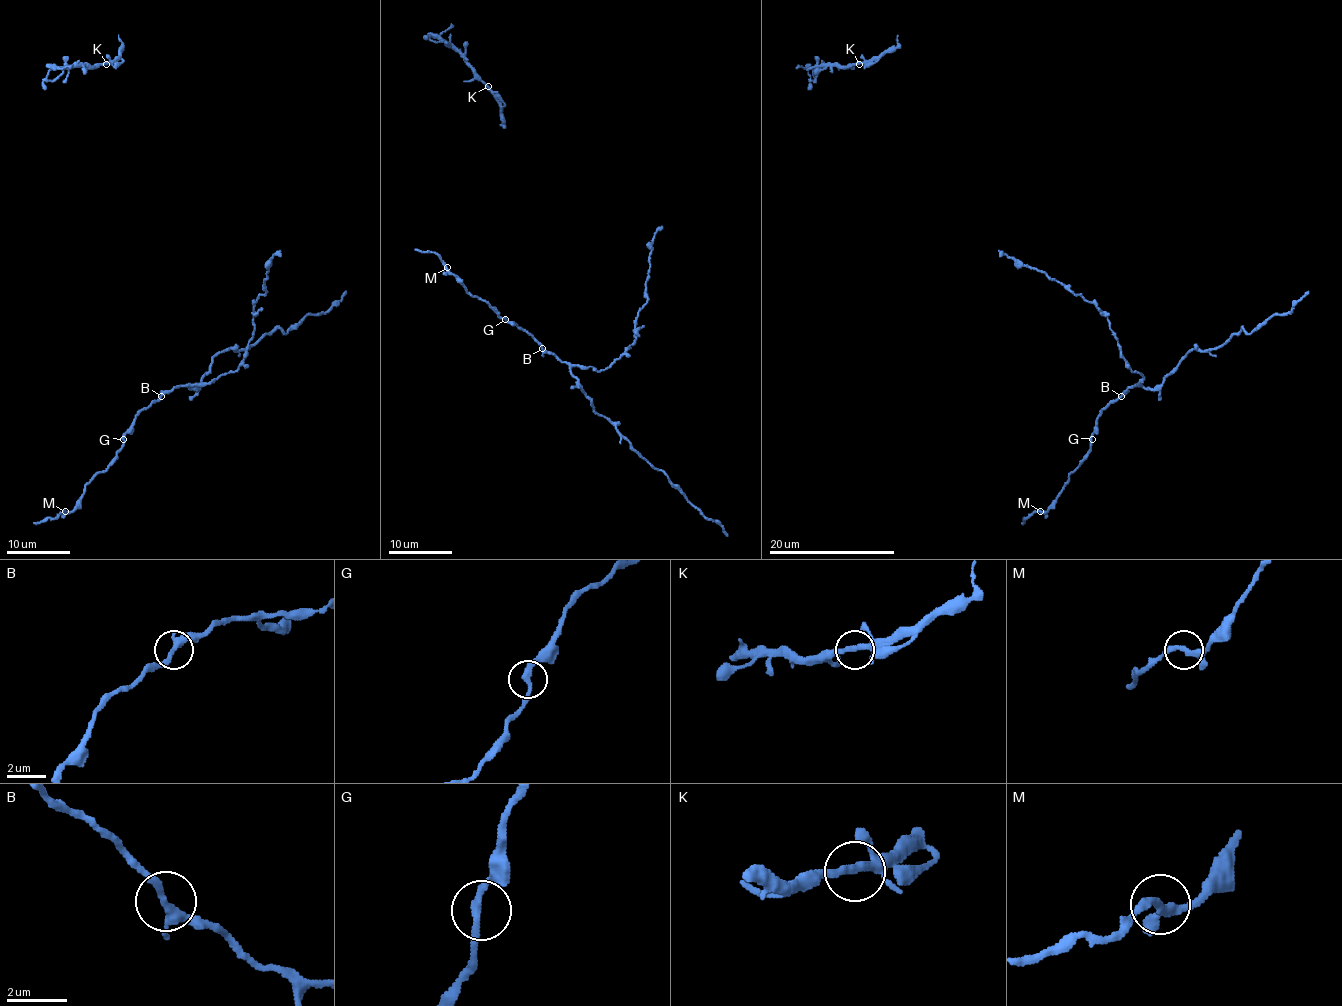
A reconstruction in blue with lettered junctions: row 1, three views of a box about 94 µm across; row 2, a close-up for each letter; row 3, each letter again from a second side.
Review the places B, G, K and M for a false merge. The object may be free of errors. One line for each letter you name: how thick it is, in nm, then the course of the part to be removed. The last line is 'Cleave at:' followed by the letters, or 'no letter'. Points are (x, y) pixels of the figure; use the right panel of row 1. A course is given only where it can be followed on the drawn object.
B: 260 nm thick; foreign part runs (1120, 396), (1130, 387), (1156, 388), (1186, 354), (1257, 330), (1308, 291)
Cleave at: B

